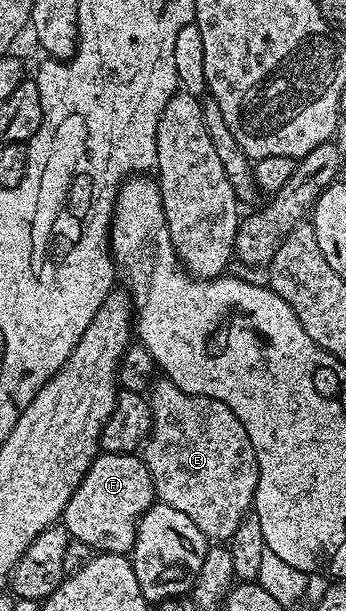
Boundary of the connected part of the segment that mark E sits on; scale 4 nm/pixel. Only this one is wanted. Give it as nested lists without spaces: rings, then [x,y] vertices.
[[[166,378],[156,379],[152,383],[149,389],[149,403],[151,406],[151,434],[141,445],[141,459],[145,462],[145,466],[153,478],[158,503],[173,506],[173,510],[181,510],[181,514],[188,516],[193,521],[193,526],[197,526],[197,530],[201,530],[201,534],[205,534],[208,541],[230,541],[231,535],[237,530],[237,526],[252,511],[255,503],[255,491],[257,490],[257,474],[259,473],[257,454],[253,450],[253,442],[249,442],[249,434],[245,434],[245,426],[241,426],[237,414],[233,414],[233,410],[229,410],[229,406],[225,406],[225,402],[214,400],[208,396],[185,394],[185,390],[173,386],[173,382]]]

